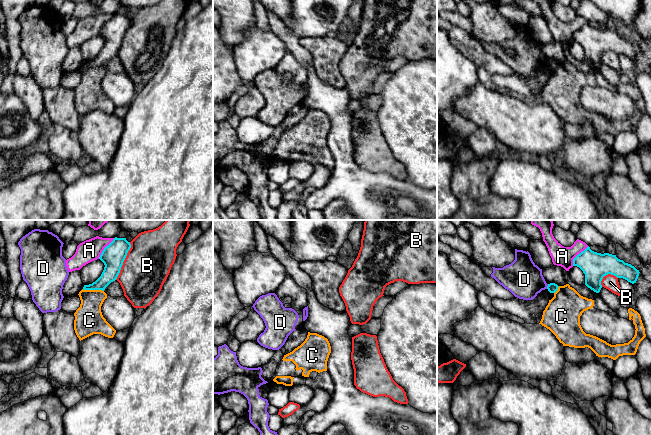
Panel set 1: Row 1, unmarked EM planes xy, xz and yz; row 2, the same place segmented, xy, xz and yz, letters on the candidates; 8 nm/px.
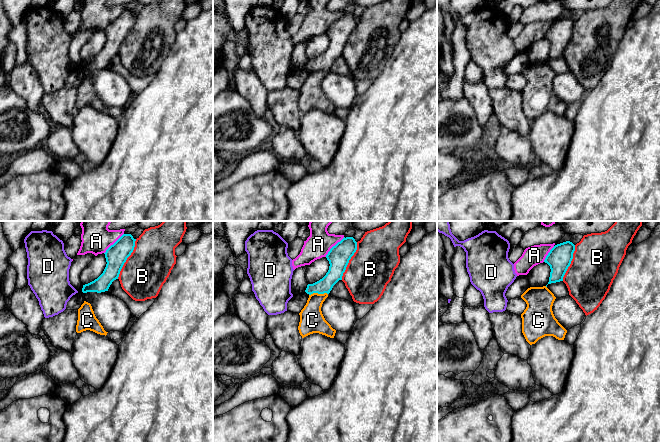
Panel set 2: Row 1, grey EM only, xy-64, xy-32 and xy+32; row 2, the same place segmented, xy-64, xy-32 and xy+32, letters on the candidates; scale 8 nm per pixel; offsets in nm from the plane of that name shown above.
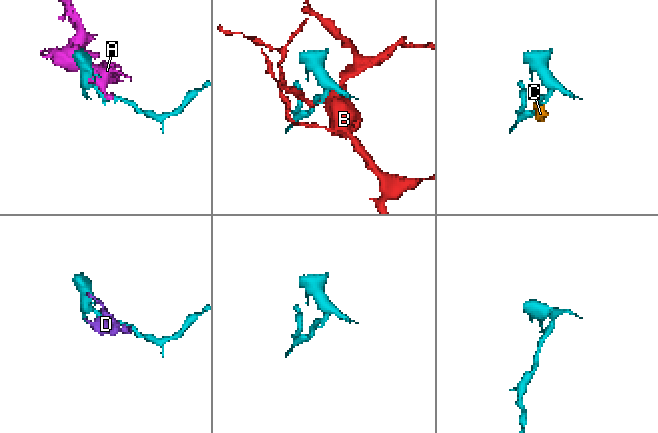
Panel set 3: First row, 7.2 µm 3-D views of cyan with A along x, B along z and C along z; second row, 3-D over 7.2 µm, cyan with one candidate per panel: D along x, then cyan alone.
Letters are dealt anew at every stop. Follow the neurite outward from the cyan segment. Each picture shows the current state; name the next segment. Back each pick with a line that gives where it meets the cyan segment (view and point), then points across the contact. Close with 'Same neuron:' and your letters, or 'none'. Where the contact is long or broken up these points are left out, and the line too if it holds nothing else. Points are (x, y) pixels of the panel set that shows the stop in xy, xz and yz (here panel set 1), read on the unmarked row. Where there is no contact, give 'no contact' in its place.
Same neuron: none

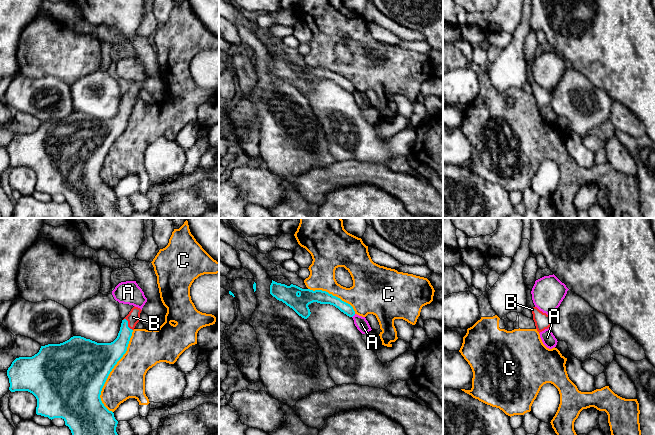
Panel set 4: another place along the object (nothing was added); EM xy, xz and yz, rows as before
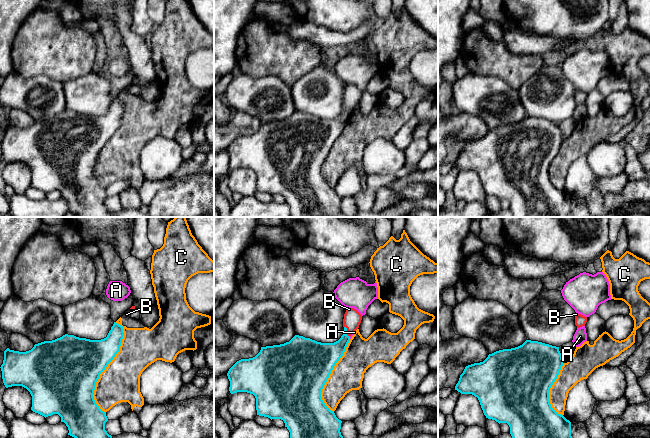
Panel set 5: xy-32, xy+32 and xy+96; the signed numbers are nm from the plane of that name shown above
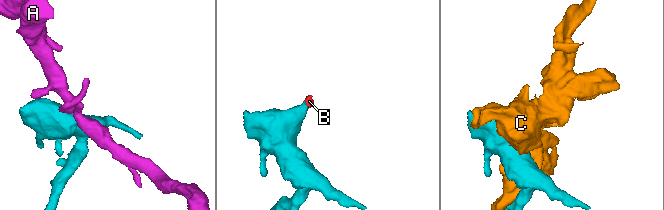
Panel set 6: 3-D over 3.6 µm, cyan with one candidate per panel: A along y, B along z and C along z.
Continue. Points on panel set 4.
B: contact xy (127, 100); way xy (114, 127), (122, 117), (127, 100), (133, 93)
Same neuron: B

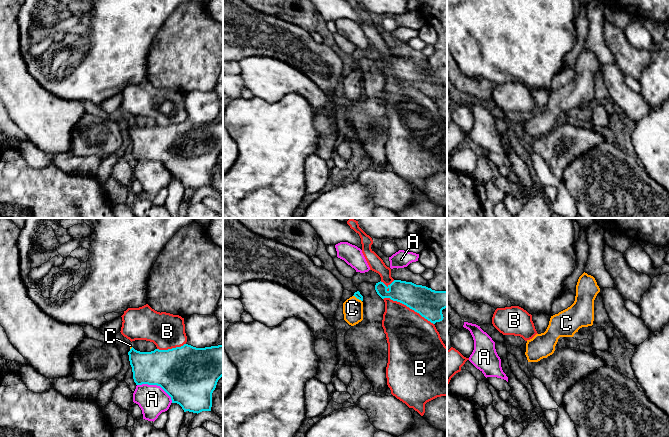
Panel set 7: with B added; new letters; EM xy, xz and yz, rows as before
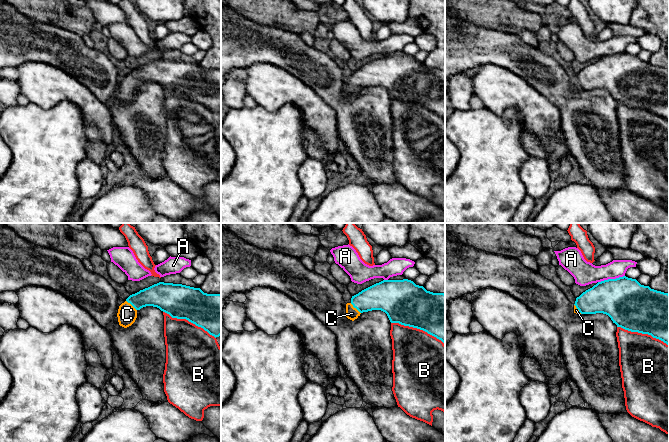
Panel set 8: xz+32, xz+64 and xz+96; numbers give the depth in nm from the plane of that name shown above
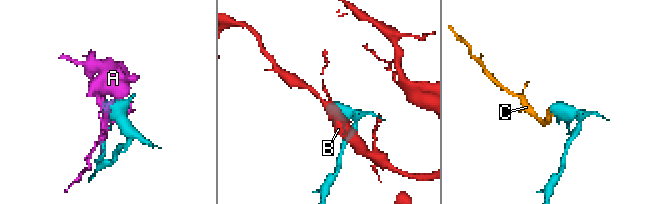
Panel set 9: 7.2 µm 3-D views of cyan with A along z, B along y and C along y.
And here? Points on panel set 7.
C: contact xz (357, 74); way xz (357, 70), (357, 74), (352, 84)
Same neuron: C

